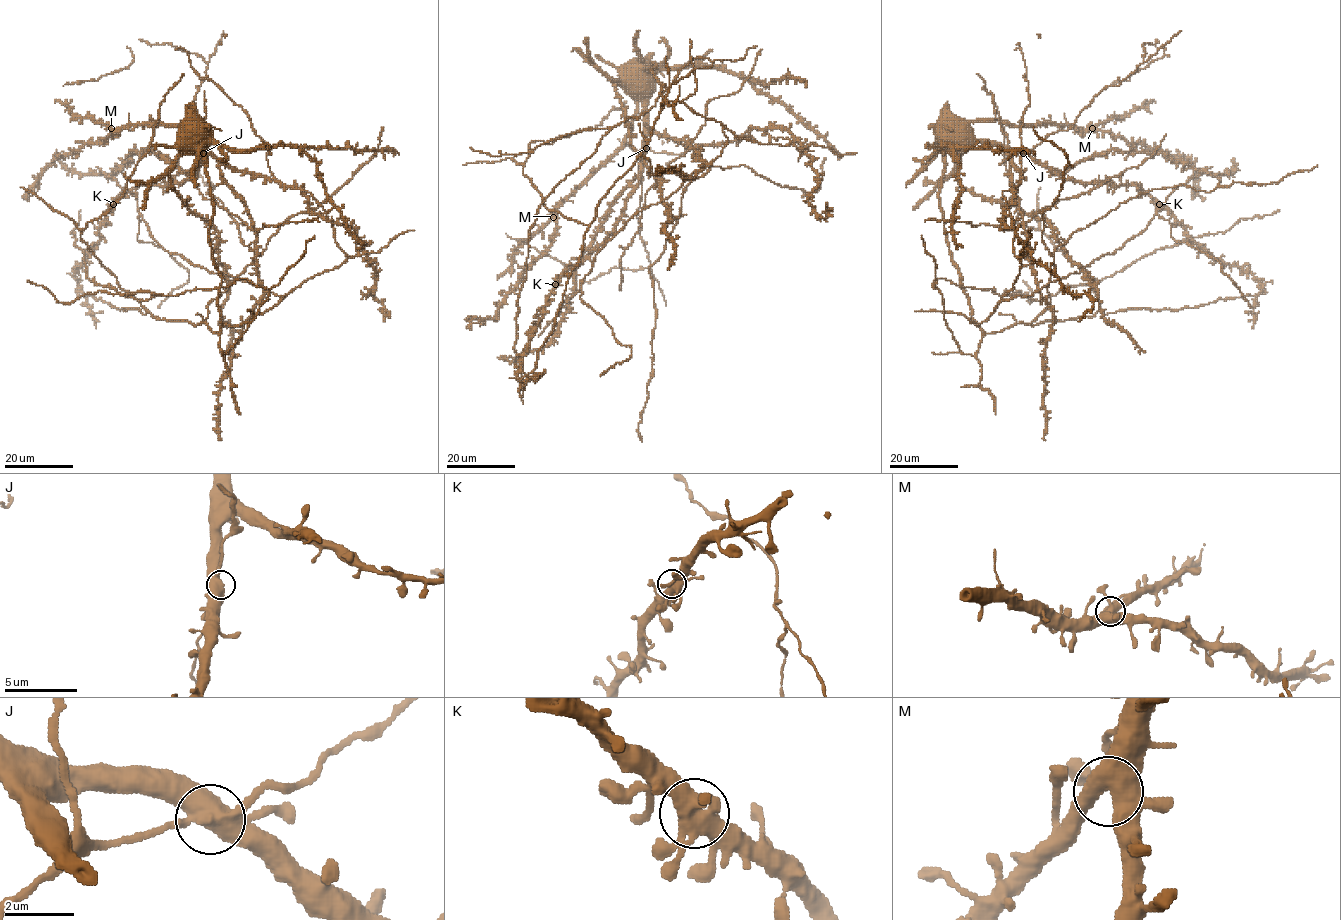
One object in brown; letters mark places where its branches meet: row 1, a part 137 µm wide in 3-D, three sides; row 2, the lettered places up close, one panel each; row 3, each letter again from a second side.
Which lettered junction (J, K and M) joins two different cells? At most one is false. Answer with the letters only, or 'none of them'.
none of them

